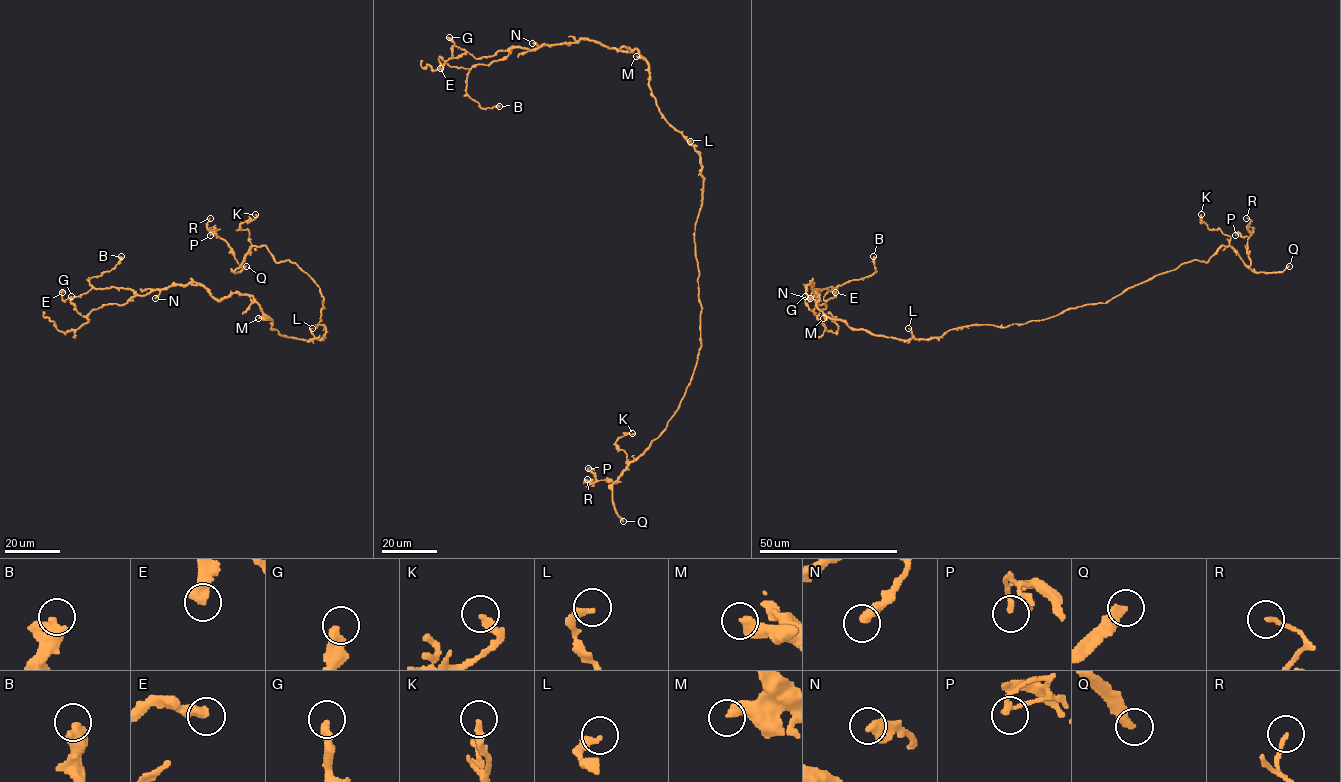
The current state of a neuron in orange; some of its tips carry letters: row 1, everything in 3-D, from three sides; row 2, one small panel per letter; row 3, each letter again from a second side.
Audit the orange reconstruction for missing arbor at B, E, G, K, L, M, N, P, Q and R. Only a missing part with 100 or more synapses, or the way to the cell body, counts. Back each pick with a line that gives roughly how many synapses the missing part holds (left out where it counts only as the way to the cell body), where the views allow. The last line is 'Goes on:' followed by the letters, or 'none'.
Goes on: Q

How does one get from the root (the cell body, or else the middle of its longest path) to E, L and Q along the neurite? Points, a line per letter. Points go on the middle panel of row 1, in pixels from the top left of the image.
E: (702, 175), (700, 154), (660, 112), (636, 49), (580, 38), (514, 47), (470, 68), (440, 56), (440, 68)
L: (702, 175), (700, 154), (689, 144), (690, 141)
Q: (702, 175), (702, 201), (694, 231), (701, 307), (698, 360), (667, 426), (613, 484), (612, 505), (623, 521)

